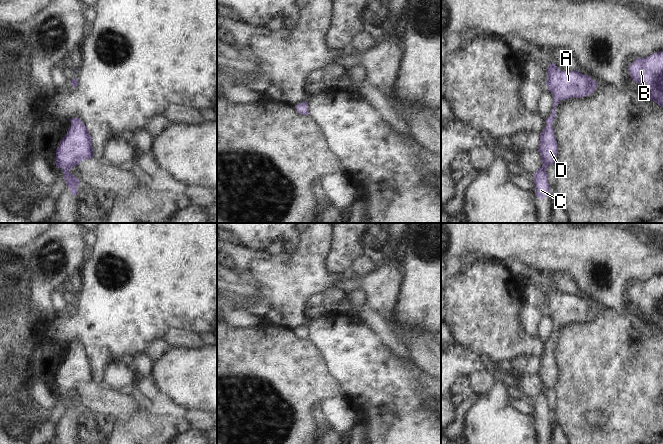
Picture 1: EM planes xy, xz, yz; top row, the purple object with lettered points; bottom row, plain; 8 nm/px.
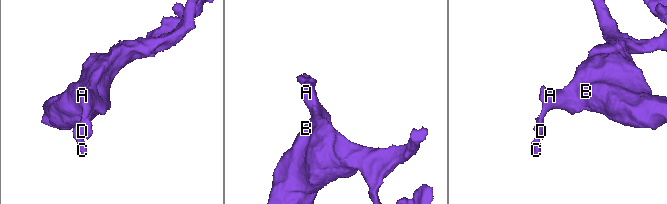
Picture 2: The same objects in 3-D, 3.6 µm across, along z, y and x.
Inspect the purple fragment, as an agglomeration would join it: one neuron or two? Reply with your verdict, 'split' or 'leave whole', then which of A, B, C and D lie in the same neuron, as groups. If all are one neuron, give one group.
leave whole; A B C D

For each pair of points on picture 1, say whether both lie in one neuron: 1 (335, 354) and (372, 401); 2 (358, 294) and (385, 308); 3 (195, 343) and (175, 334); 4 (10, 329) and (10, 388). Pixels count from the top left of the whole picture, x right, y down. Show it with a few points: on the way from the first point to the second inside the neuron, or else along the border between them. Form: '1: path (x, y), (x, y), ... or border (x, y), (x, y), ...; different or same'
1: path (347, 366), (370, 389); same
2: border (362, 286), (367, 294), (367, 302); different
3: path (190, 339), (180, 338); same
4: path (25, 345), (25, 376); same

